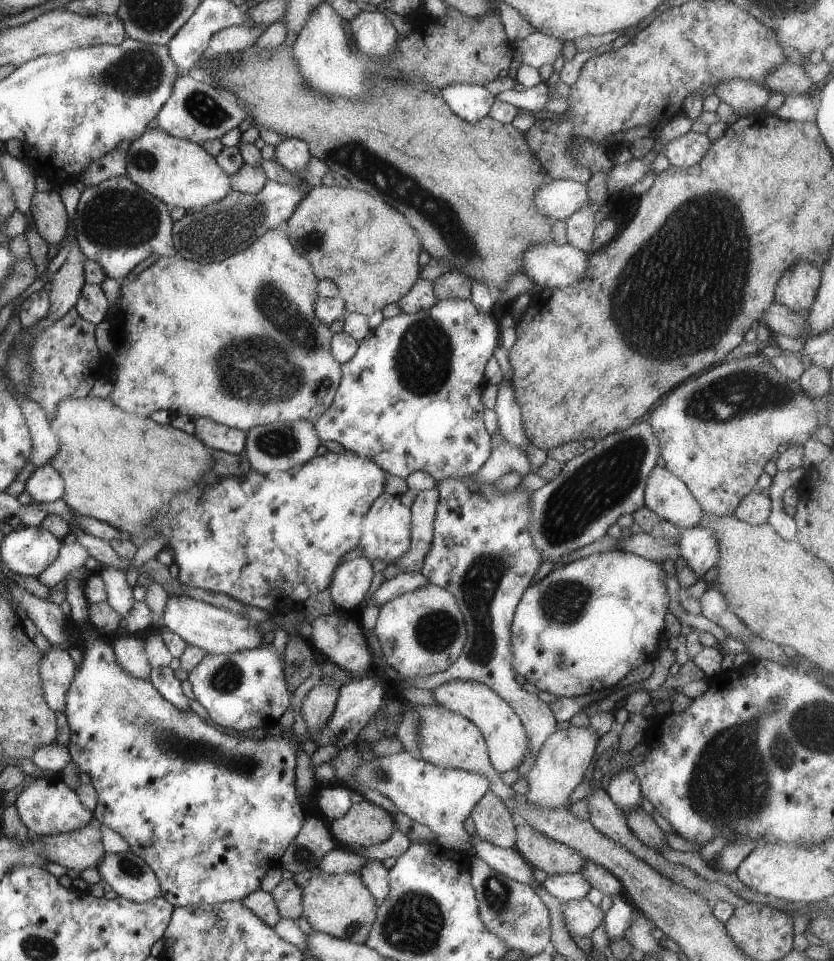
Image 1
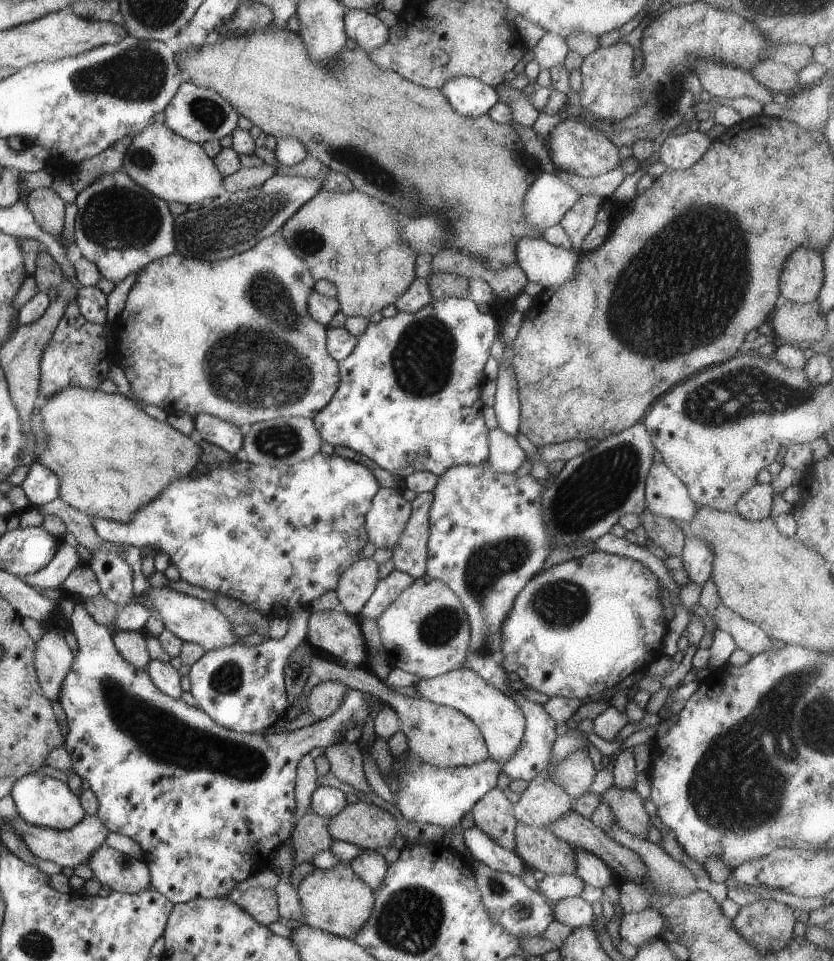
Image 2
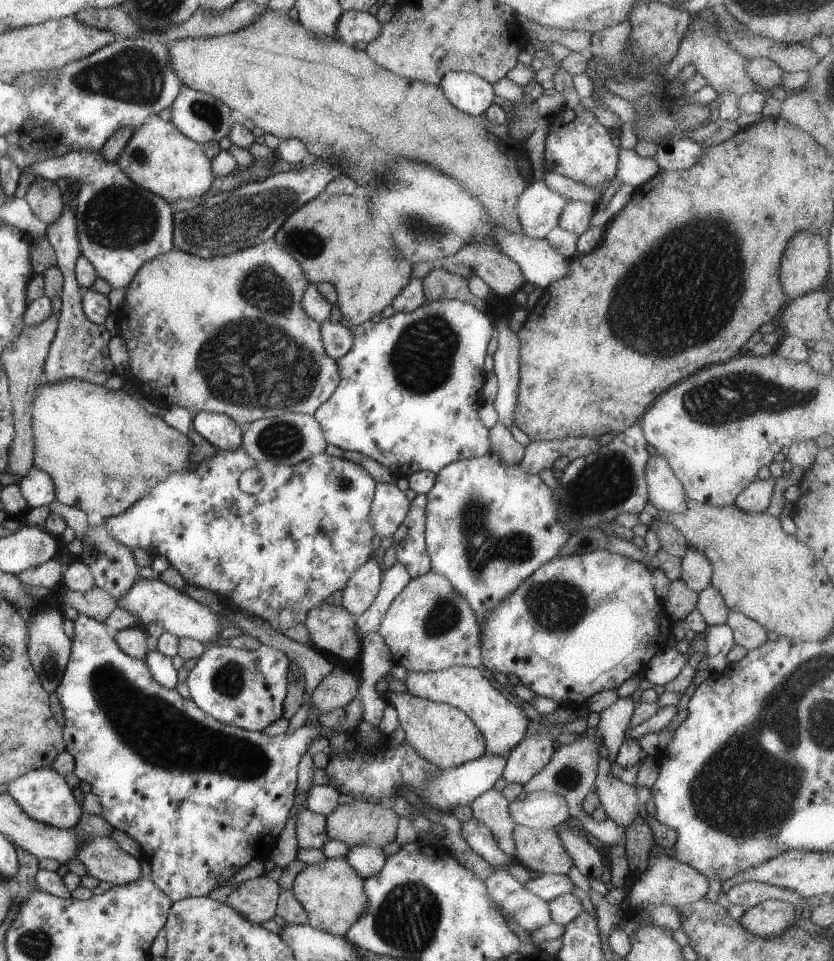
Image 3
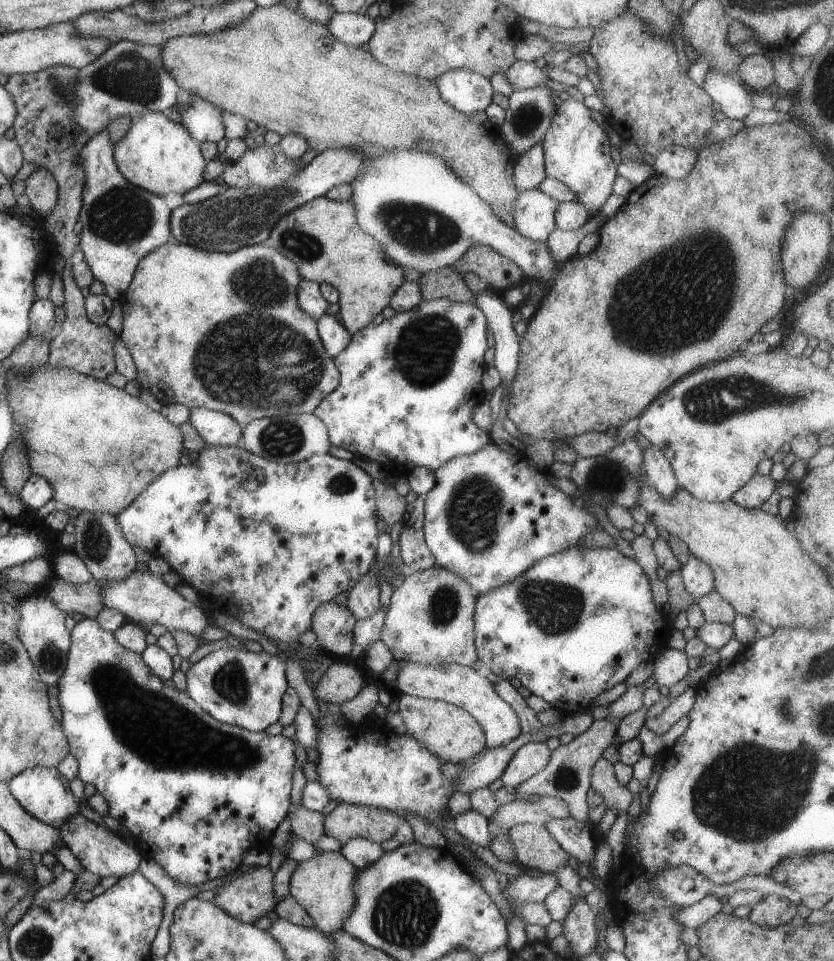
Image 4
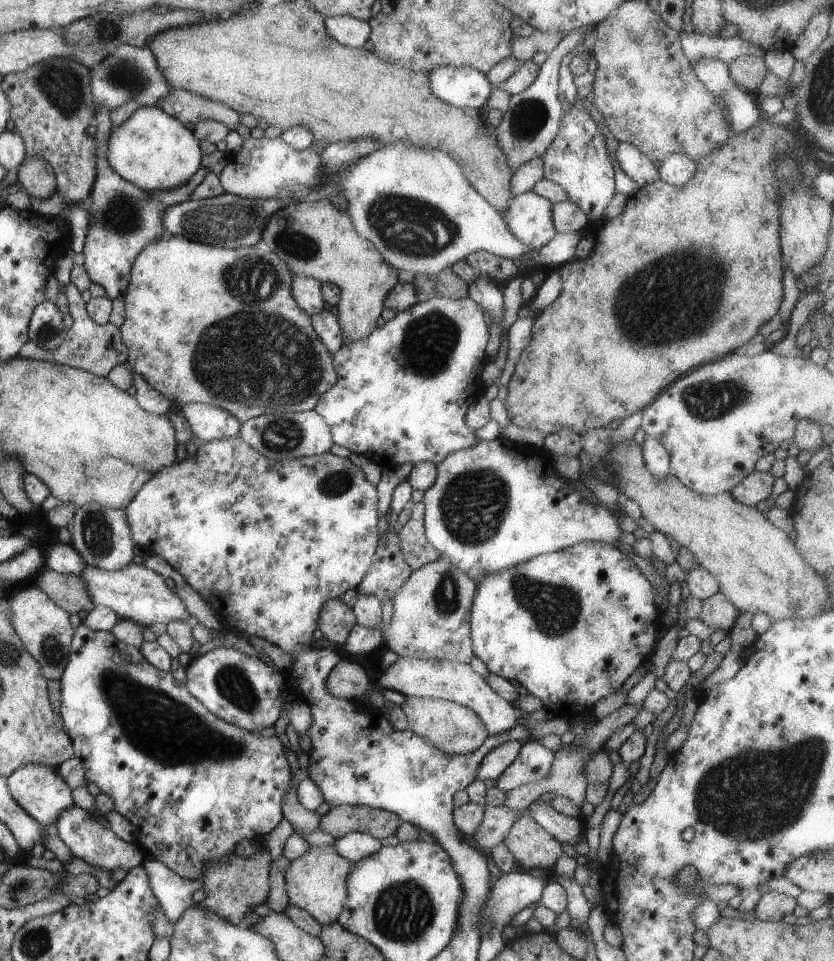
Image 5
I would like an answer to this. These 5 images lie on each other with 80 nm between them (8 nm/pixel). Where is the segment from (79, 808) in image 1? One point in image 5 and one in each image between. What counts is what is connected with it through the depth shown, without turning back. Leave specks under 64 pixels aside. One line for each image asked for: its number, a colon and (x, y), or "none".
2: (41, 800)
3: (44, 795)
4: (44, 793)
5: (40, 790)

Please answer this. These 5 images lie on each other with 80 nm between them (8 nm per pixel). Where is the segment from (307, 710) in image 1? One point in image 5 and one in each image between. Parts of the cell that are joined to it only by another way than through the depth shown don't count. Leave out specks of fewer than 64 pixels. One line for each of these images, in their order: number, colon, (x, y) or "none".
2: (326, 697)
3: (340, 687)
4: (341, 682)
5: (347, 679)

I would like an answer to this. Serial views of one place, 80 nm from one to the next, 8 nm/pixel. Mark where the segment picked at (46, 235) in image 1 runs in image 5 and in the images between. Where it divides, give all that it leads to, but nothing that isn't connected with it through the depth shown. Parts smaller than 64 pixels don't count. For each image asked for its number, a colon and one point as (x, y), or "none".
2: (47, 207)
3: (44, 198)
4: (41, 188)
5: (37, 176)

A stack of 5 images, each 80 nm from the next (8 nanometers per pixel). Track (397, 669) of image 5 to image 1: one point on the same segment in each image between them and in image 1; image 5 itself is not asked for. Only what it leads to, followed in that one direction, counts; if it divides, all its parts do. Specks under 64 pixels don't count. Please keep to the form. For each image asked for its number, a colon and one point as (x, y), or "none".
1: (506, 738)
2: (501, 721)
3: (503, 724)
4: (459, 685)

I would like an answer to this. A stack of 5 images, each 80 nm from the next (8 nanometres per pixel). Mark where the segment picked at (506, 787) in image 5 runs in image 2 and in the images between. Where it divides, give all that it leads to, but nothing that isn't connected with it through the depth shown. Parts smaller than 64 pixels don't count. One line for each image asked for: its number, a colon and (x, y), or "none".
2: (534, 755)
3: (533, 754)
4: (529, 759)

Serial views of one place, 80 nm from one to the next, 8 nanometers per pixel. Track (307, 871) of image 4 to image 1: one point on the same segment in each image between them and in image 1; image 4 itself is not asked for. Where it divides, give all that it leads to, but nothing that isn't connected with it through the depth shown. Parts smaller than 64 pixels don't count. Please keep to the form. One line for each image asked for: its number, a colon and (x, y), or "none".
1: (341, 905)
2: (335, 900)
3: (332, 894)

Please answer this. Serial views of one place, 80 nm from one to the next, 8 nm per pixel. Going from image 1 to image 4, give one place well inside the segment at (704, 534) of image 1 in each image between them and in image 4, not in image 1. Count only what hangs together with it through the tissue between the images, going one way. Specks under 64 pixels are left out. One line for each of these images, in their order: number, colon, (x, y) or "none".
2: (697, 556)
3: (696, 571)
4: (698, 579)

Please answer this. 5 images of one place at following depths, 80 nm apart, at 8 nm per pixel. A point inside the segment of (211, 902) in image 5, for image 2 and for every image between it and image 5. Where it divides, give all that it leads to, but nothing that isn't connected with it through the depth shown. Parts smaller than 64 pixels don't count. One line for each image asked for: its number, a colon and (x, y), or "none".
2: (261, 903)
3: (257, 899)
4: (249, 896)

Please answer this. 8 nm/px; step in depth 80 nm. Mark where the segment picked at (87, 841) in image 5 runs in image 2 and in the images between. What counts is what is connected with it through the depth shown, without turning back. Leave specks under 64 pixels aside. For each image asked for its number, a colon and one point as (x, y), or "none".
2: (122, 873)
3: (102, 857)
4: (104, 853)

